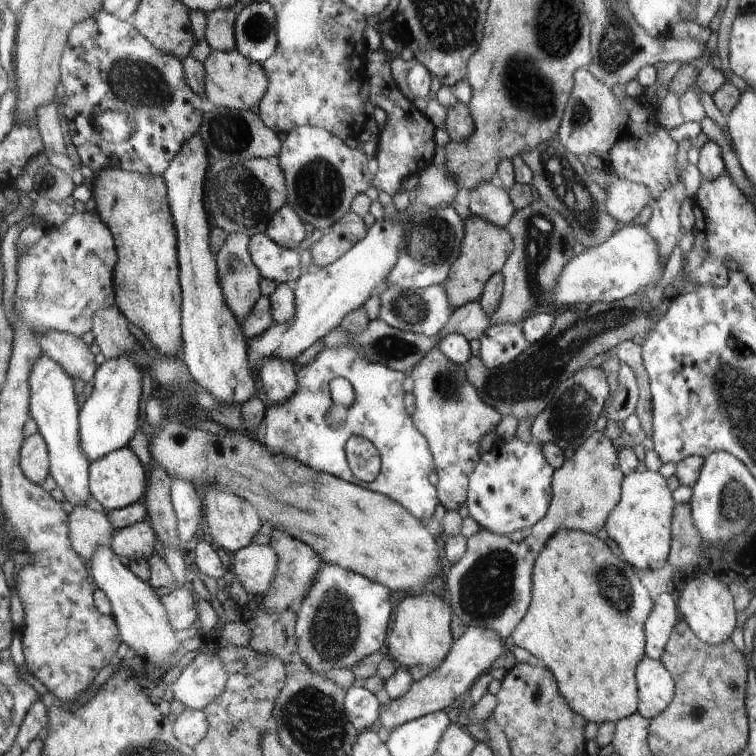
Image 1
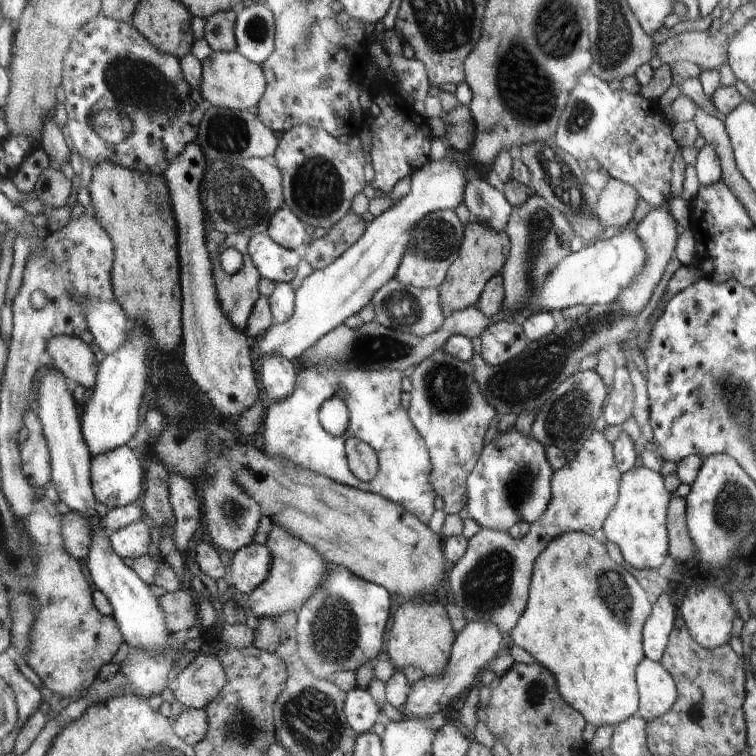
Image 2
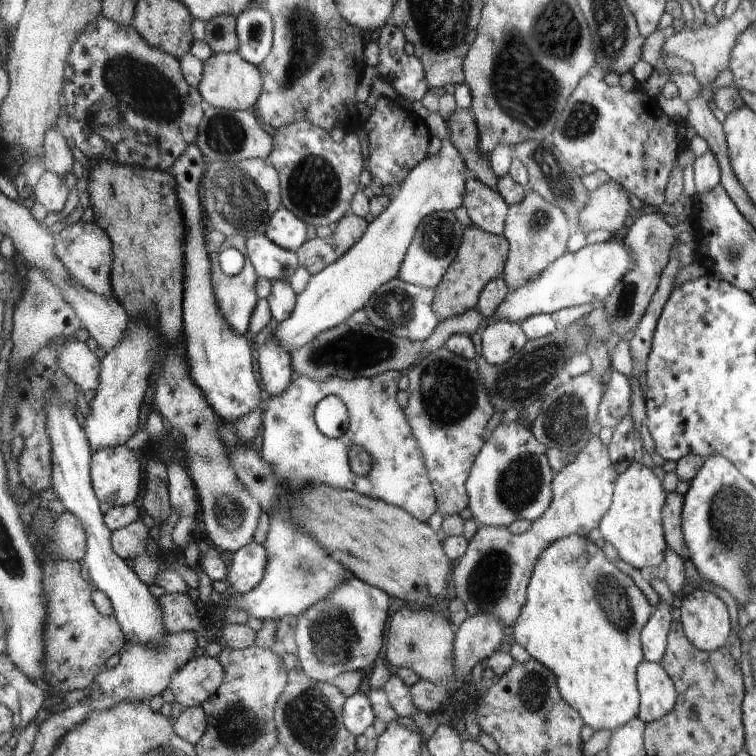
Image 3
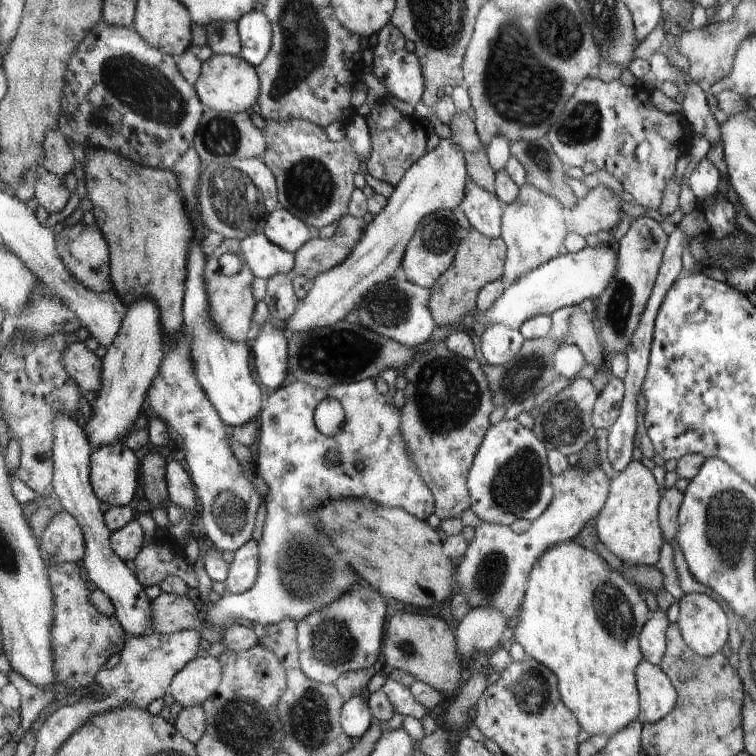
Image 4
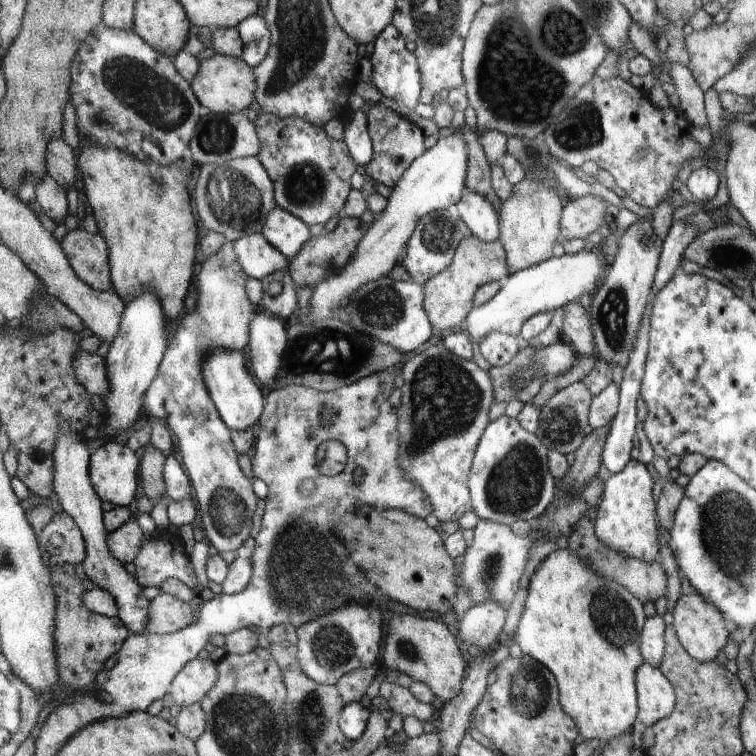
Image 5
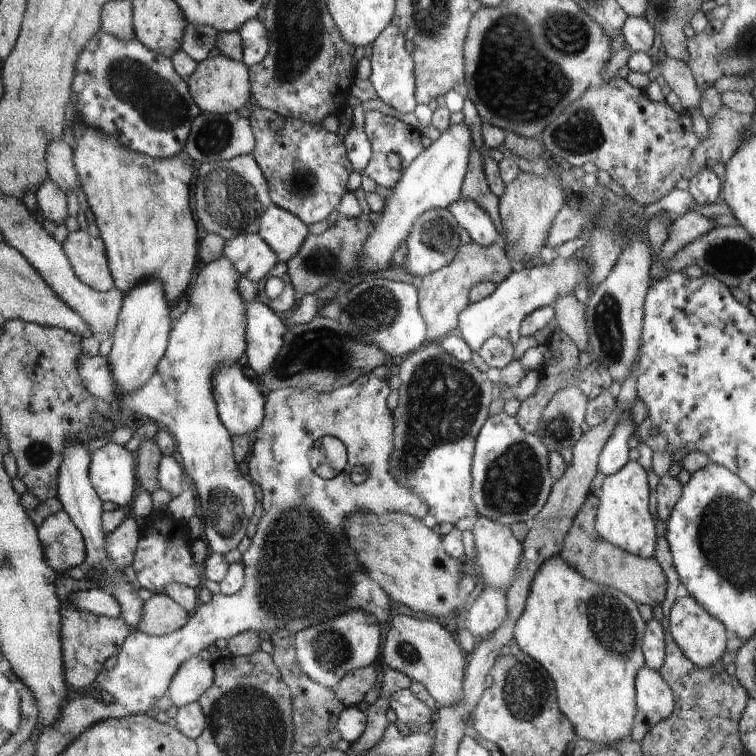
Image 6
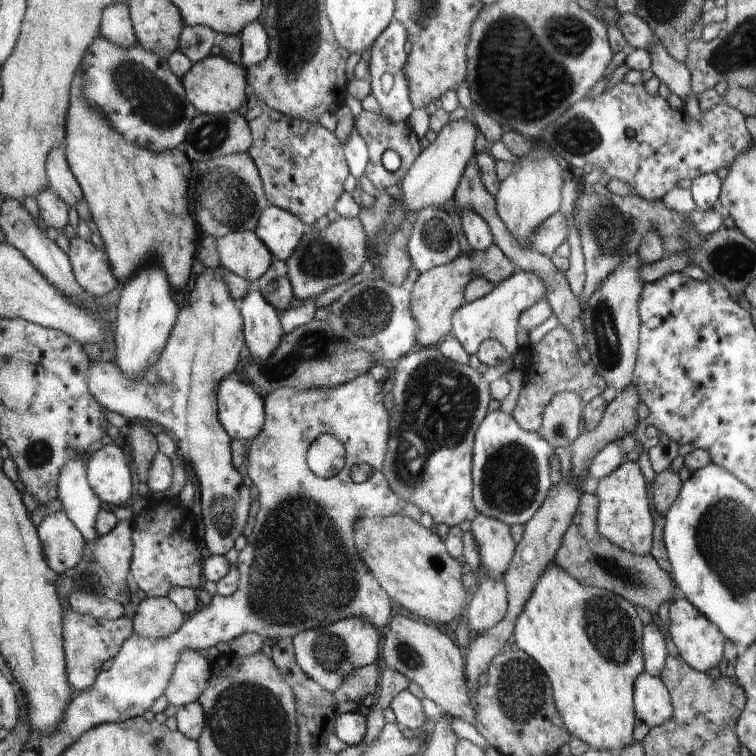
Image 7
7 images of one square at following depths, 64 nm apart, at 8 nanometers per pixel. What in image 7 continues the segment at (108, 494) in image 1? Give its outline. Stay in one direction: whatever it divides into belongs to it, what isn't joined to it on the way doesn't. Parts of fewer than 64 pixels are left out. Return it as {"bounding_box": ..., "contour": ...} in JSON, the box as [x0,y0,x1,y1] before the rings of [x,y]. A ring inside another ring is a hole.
{"bounding_box":[87,443,130,507],"contour":[[[115,443],[104,445],[89,458],[87,480],[101,502],[121,507],[130,496],[130,470]]]}

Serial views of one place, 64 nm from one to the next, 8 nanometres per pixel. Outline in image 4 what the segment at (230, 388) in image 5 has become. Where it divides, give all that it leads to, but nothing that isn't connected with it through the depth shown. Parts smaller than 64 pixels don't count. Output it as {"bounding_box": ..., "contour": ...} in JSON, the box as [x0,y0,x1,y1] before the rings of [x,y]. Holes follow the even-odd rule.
{"bounding_box":[183,241,262,427],"contour":[[[195,241],[192,242],[192,256],[187,264],[187,293],[183,301],[183,325],[191,336],[191,350],[196,362],[195,376],[204,393],[215,406],[216,413],[223,418],[228,427],[240,427],[250,423],[262,410],[262,390],[254,382],[250,372],[250,352],[246,343],[227,340],[219,332],[219,326],[212,320],[210,298],[207,292],[206,273],[204,273],[204,254]]]}

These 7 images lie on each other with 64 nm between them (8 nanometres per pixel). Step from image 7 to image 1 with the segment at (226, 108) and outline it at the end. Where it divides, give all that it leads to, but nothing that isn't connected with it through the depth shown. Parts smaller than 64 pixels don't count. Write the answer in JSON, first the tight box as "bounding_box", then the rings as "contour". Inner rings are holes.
{"bounding_box":[203,49,270,111],"contour":[[[212,49],[203,62],[204,66],[204,95],[216,107],[236,109],[239,111],[252,111],[258,106],[267,94],[270,86],[266,70],[263,65],[245,57],[236,49],[218,51]]]}

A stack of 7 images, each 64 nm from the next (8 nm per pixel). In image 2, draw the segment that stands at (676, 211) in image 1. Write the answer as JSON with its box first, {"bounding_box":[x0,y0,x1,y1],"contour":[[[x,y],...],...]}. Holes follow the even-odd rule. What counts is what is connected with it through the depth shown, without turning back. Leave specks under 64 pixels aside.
{"bounding_box":[615,201,678,318],"contour":[[[669,201],[664,202],[662,206],[652,207],[652,210],[650,210],[650,212],[640,220],[638,226],[636,226],[636,234],[640,236],[640,240],[647,246],[648,266],[644,268],[644,272],[639,276],[639,279],[616,299],[615,304],[620,306],[620,314],[626,316],[626,318],[634,318],[634,316],[638,316],[640,312],[644,310],[644,306],[646,306],[650,298],[652,298],[654,288],[656,288],[656,285],[660,282],[662,274],[664,274],[664,270],[666,270],[666,266],[668,266],[668,260],[672,258],[676,250],[678,222],[676,222],[674,216],[670,214],[668,204],[670,204]]]}

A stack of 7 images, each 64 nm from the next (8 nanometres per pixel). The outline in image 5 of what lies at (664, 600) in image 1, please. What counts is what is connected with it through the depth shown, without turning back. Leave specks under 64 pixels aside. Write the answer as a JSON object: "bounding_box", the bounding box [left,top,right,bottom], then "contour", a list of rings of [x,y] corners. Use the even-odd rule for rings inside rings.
{"bounding_box":[640,614,668,668],"contour":[[[656,614],[654,617],[646,620],[644,633],[640,645],[644,661],[652,667],[659,668],[665,656],[665,623],[668,617],[660,617]]]}

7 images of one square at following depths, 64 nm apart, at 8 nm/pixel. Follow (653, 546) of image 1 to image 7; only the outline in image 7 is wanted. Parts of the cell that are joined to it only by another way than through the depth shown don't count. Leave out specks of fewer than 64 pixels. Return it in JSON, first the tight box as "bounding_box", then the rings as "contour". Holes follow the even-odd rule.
{"bounding_box":[598,460,654,556],"contour":[[[626,460],[618,470],[599,480],[598,529],[612,544],[640,556],[651,554],[654,522],[646,498],[646,480],[638,463]]]}

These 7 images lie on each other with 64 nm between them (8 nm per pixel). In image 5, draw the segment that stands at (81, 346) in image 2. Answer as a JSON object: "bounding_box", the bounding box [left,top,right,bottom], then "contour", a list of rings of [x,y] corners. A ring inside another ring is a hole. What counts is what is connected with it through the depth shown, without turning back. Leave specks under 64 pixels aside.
{"bounding_box":[73,351,110,398],"contour":[[[80,351],[73,360],[73,368],[80,384],[87,394],[106,398],[110,392],[110,382],[107,378],[107,362],[102,356]]]}

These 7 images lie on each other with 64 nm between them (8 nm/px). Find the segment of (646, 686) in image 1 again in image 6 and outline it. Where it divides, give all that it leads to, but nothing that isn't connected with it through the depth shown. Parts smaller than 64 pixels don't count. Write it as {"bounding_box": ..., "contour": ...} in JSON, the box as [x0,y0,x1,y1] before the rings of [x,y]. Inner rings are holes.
{"bounding_box":[630,666,674,744],"contour":[[[645,666],[640,680],[635,680],[635,700],[640,700],[640,705],[637,705],[638,714],[630,740],[641,744],[658,722],[670,717],[674,711],[674,696],[663,676]]]}

